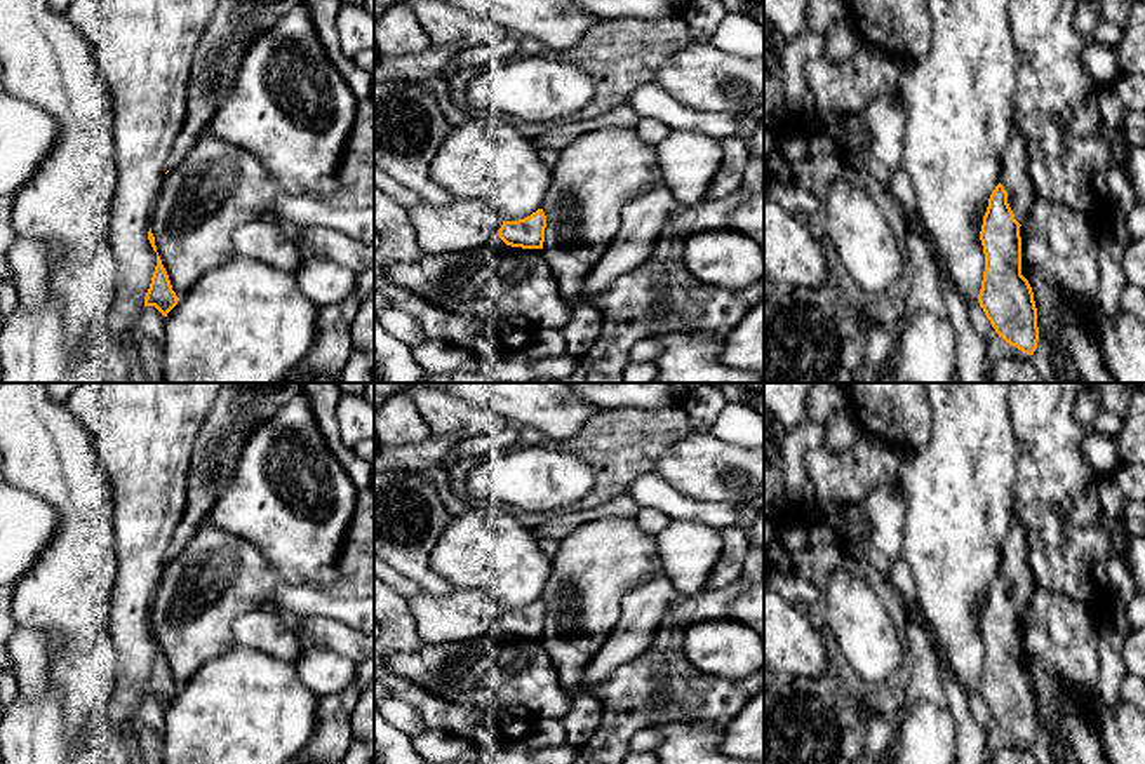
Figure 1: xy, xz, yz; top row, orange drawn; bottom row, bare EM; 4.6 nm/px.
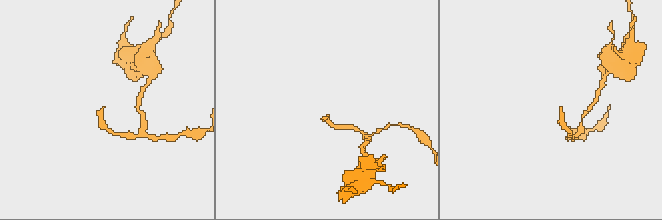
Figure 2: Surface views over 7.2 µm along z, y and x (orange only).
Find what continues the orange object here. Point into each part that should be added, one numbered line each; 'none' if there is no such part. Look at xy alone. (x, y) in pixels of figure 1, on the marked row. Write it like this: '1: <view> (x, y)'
none

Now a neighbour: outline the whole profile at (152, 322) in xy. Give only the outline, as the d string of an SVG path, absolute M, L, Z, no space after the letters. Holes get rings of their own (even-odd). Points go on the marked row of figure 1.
M144 306L139 315L137 332L151 338L162 350L165 343L165 317L155 306Z

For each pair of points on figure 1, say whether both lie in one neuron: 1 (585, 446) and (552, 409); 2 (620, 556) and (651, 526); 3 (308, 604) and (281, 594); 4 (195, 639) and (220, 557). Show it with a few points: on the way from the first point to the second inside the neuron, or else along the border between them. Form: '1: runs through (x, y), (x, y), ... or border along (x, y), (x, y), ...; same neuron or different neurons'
1: border along (601, 411), (571, 437), (557, 444); different neurons
2: border along (636, 517), (636, 522), (644, 531), (655, 535); different neurons
3: runs through (301, 601), (287, 597); same neuron
4: runs through (192, 618), (192, 606), (214, 578); same neuron

